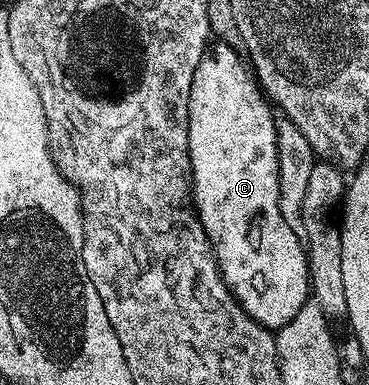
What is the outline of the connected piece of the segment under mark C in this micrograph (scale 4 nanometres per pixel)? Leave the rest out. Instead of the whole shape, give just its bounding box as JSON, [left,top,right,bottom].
[188,41,310,329]

